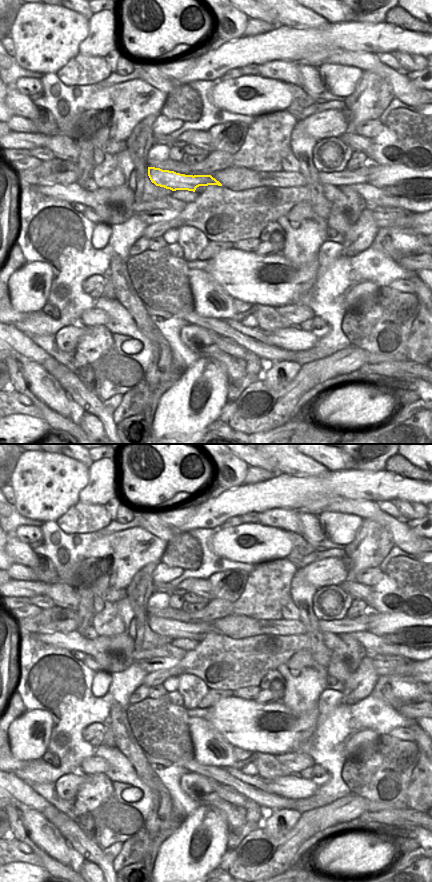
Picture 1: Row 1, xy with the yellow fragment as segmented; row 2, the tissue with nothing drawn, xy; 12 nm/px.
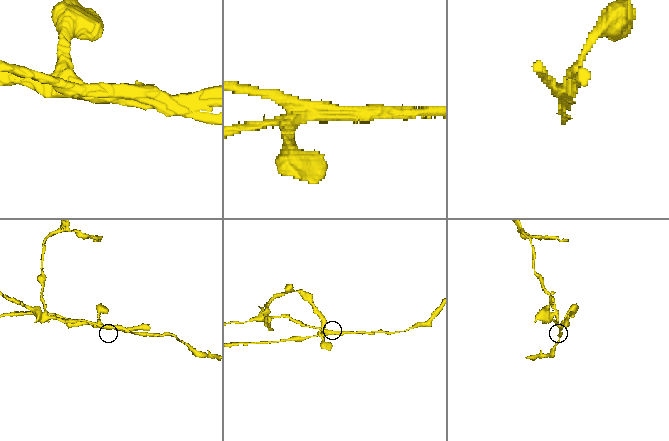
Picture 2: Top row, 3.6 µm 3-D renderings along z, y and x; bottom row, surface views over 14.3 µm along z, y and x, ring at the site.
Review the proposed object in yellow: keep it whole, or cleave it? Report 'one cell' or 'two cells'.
two cells

